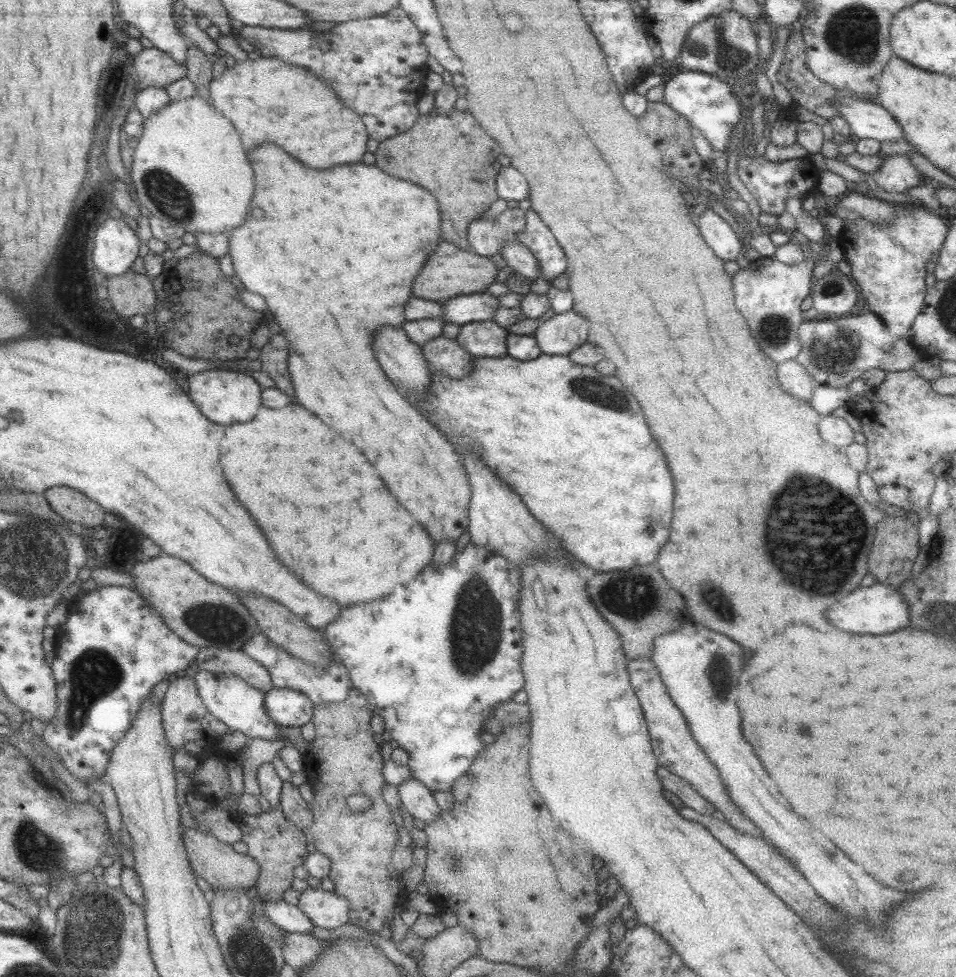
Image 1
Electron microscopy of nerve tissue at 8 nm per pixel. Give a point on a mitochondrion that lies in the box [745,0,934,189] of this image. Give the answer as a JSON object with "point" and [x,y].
{"point":[854,34]}

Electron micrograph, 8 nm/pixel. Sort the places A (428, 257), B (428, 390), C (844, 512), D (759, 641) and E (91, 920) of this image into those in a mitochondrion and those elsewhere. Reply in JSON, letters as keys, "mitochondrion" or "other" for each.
{"A":"other","B":"other","C":"mitochondrion","D":"other","E":"mitochondrion"}

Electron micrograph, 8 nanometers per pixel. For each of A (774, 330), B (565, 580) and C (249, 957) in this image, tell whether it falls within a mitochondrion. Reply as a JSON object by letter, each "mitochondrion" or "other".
{"A":"mitochondrion","B":"other","C":"mitochondrion"}

